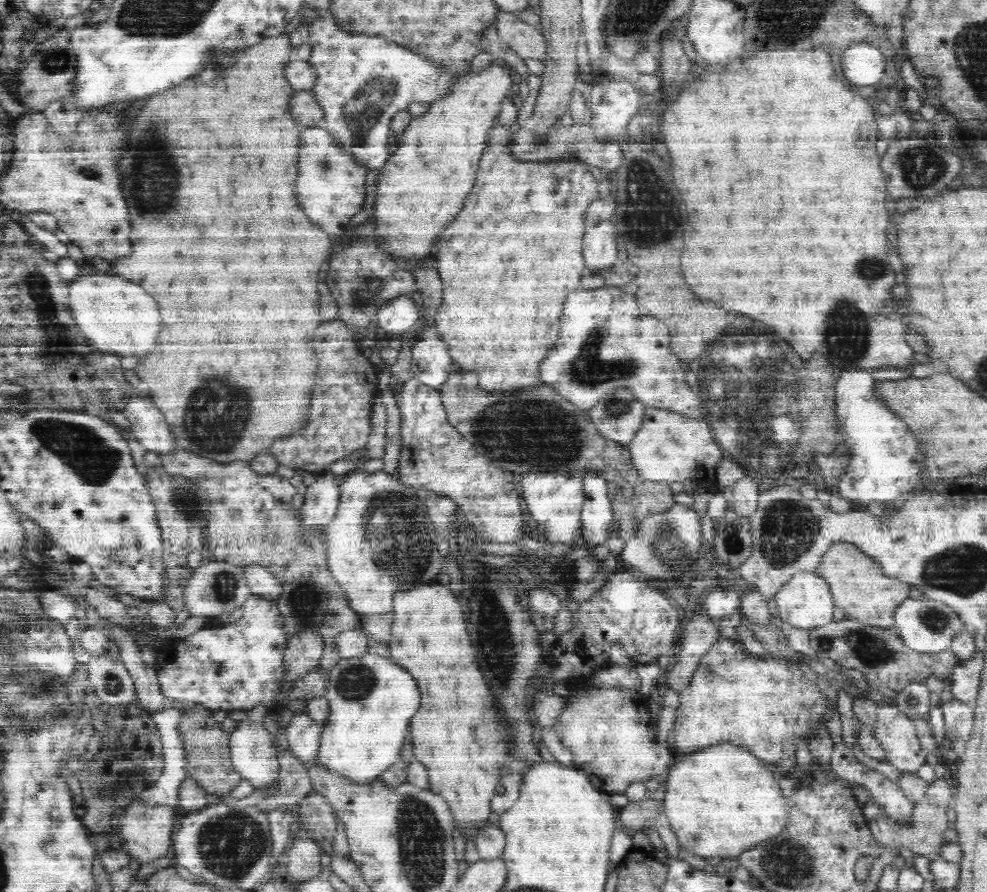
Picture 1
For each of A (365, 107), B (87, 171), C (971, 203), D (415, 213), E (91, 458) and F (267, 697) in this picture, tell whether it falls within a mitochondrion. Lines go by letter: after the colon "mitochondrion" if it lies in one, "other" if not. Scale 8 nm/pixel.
A: mitochondrion
B: mitochondrion
C: other
D: other
E: mitochondrion
F: other

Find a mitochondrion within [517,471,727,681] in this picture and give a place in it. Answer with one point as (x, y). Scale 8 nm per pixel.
(665, 546)

